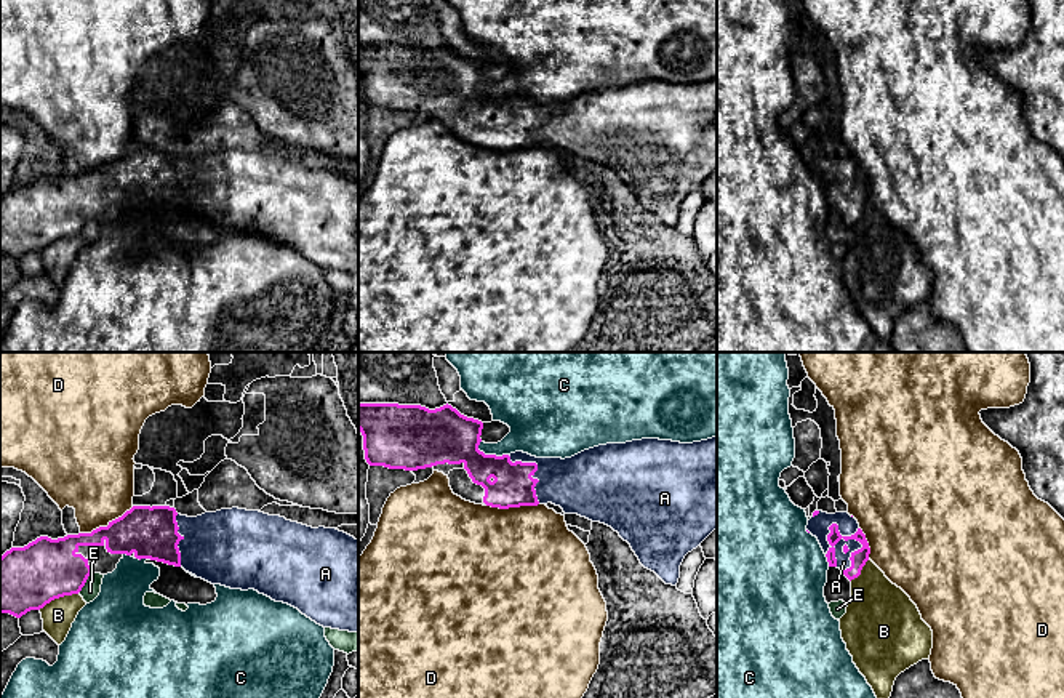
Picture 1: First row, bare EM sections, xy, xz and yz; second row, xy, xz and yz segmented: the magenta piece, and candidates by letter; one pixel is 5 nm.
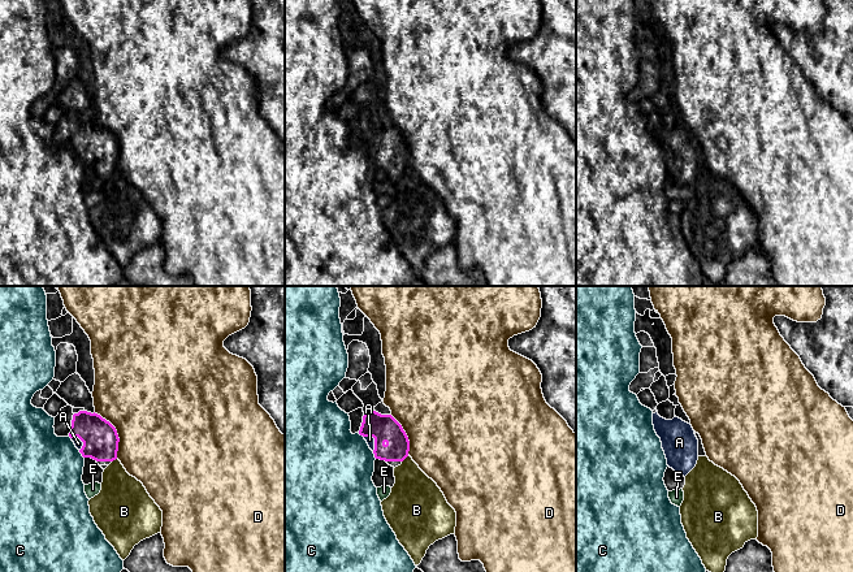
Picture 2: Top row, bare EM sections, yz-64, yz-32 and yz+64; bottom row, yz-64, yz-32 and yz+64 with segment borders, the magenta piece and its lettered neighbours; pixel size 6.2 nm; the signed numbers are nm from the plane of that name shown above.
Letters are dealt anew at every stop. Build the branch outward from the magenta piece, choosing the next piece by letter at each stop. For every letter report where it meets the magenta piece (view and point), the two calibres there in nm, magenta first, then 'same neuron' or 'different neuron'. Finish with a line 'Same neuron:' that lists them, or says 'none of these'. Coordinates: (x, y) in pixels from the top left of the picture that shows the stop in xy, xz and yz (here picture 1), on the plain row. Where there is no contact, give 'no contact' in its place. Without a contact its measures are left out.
A: yz (847, 188) | 80/70 nm | same neuron
B: xy (58, 239) | 320/160 nm | different neuron
C: xz (492, 96) | 260/240 nm | different neuron
D: xy (108, 167) | 260/380 nm | different neuron
E: xy (85, 223) | 300/90 nm | different neuron
Same neuron: A

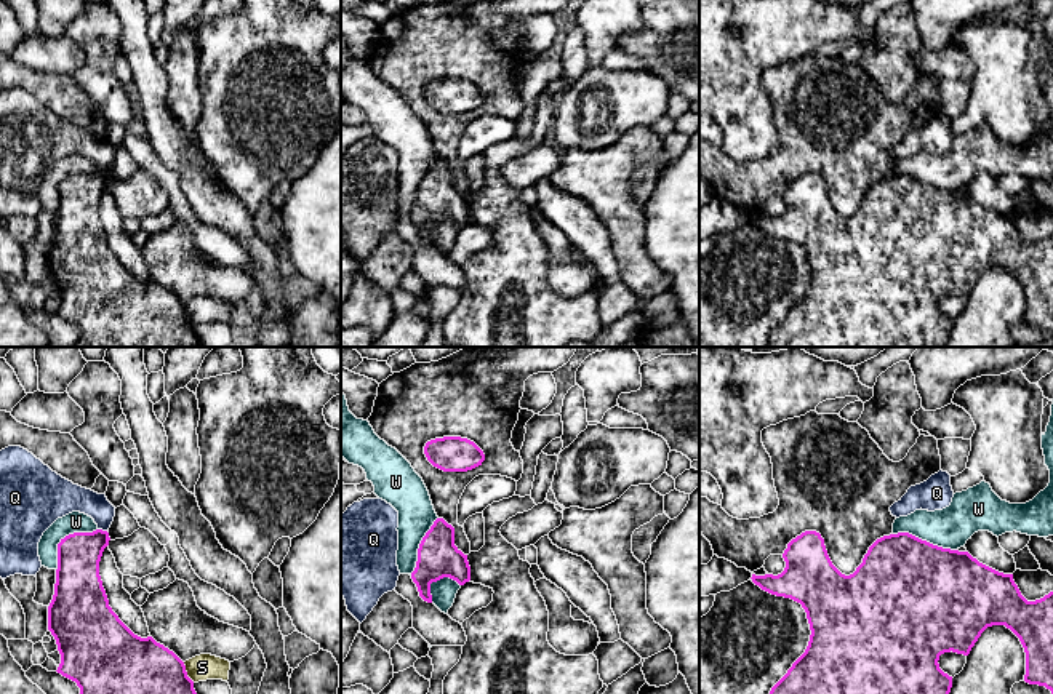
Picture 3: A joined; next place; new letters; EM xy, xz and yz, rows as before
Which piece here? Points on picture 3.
Q: xy (101, 171) | 220/170 nm | different neuron
S: xy (186, 314) | 500/130 nm | different neuron
W: xy (64, 179) | 220/110 nm | different neuron
Same neuron: none of these

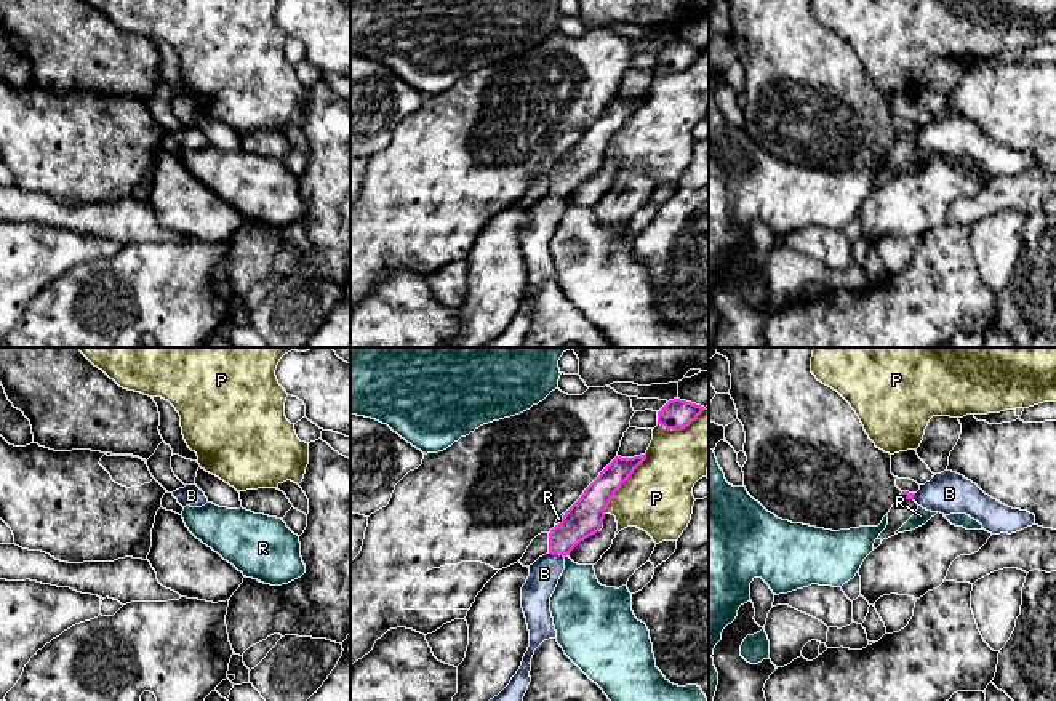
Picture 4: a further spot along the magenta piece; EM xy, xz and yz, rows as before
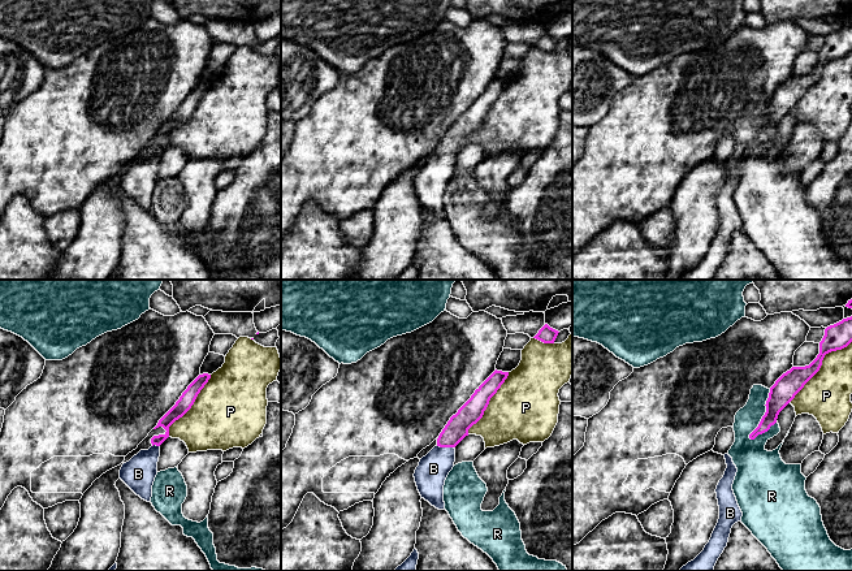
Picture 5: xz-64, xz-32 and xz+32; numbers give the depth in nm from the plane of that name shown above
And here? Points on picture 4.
B: xz (557, 194) | 180/160 nm | same neuron
P: xz (623, 124) | 180/360 nm | different neuron
R: xz (562, 162) | 180/30 nm | different neuron
Same neuron: B

